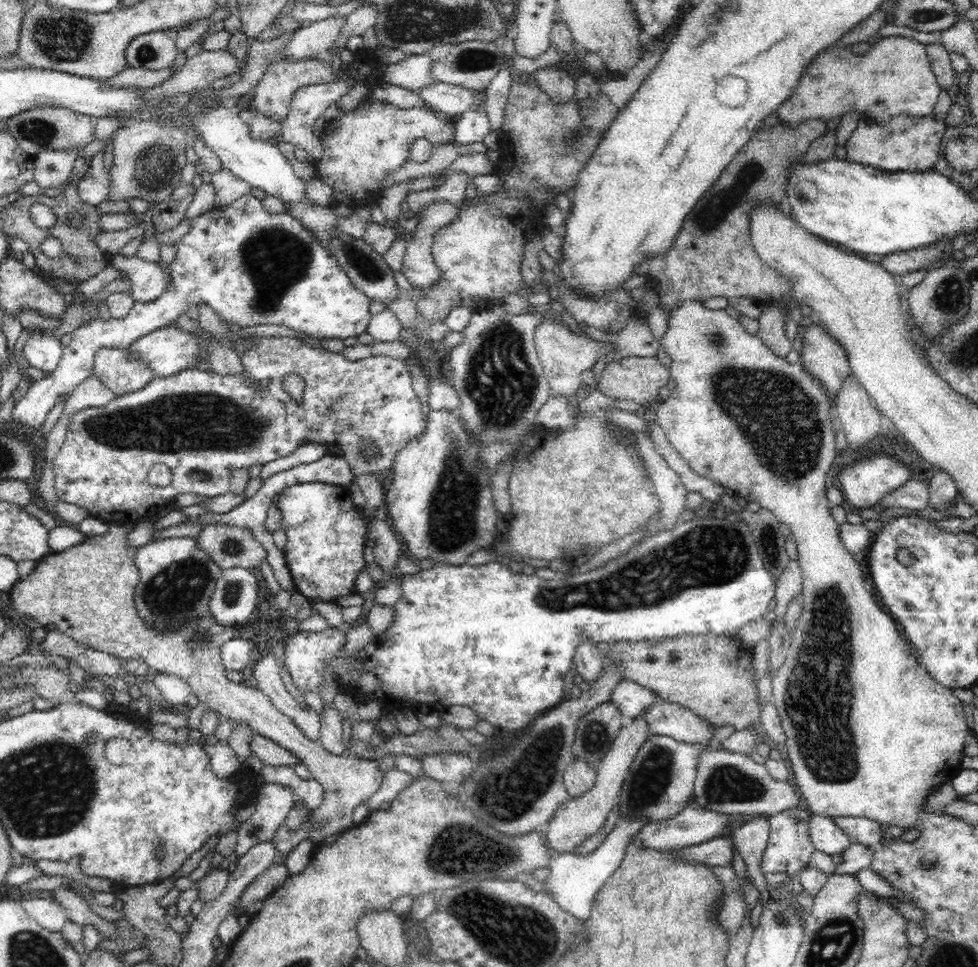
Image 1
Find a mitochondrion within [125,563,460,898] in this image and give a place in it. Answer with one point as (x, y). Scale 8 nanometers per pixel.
(231, 592)

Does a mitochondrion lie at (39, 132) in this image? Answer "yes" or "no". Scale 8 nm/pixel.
yes

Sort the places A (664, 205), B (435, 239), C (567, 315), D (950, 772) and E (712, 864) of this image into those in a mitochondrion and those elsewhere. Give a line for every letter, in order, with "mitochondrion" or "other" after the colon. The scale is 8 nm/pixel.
A: other
B: other
C: other
D: other
E: other

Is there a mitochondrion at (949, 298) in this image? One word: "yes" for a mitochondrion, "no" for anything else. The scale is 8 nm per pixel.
yes

